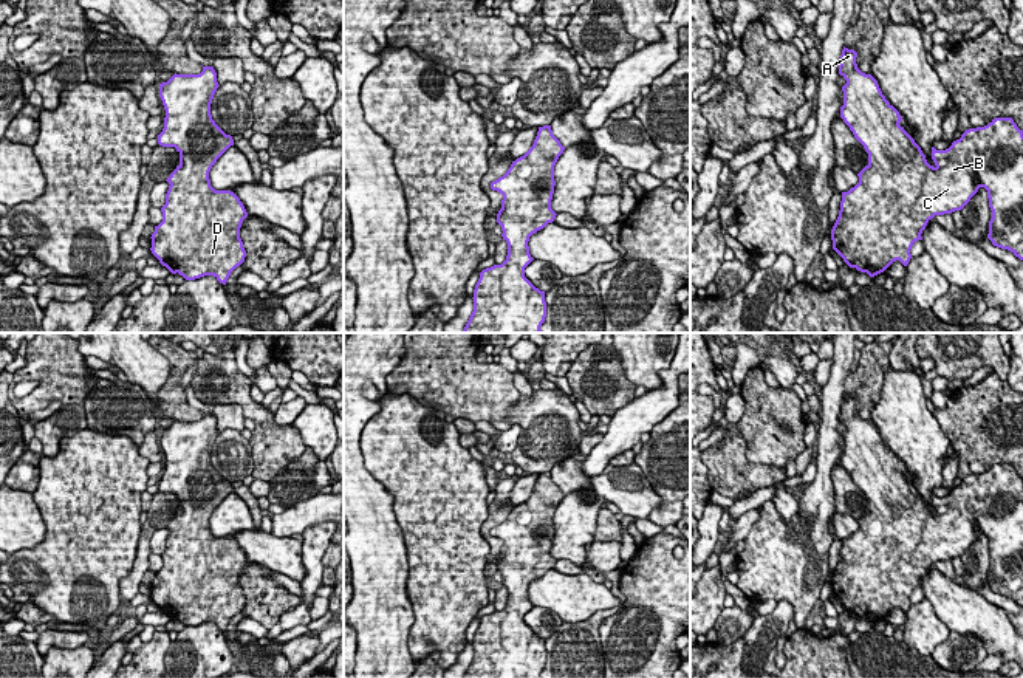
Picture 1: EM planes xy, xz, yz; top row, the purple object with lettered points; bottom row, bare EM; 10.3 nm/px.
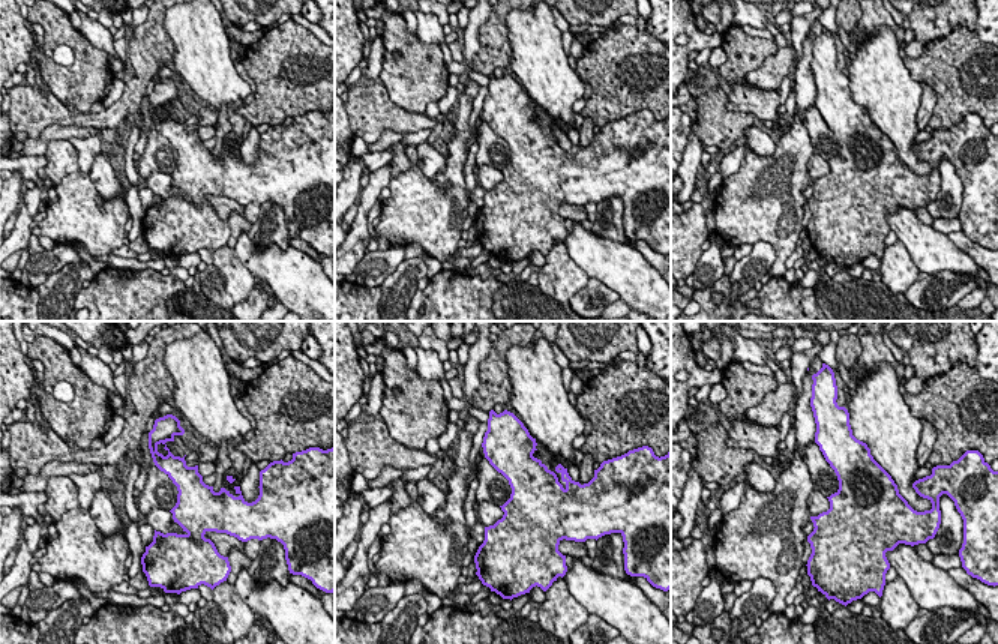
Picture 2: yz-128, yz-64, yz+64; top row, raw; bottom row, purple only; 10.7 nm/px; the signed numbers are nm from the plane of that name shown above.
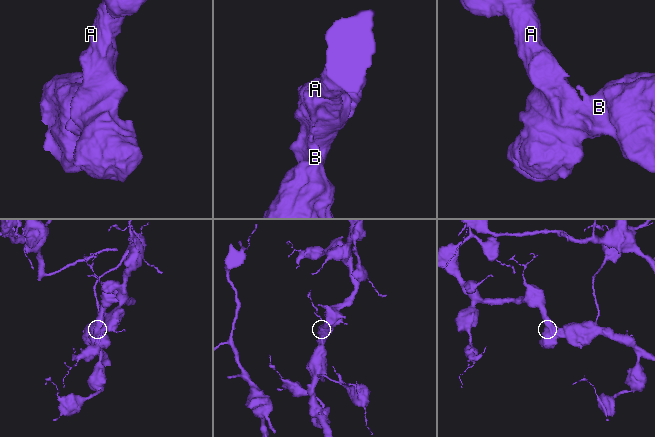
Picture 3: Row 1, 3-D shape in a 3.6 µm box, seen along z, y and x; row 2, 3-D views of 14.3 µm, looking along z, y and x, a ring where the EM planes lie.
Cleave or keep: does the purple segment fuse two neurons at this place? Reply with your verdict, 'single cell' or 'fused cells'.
single cell

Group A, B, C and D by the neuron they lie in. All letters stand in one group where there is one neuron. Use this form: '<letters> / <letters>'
A B C D

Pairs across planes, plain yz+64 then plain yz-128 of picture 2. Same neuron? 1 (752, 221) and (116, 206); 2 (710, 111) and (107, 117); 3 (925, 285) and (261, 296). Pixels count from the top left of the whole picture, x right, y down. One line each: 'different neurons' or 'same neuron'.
1: same neuron
2: same neuron
3: same neuron

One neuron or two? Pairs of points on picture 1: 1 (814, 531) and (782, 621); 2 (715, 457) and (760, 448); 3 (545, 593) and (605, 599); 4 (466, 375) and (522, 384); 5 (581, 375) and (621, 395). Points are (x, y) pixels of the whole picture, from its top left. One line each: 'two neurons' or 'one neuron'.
1: two neurons
2: two neurons
3: one neuron
4: two neurons
5: one neuron

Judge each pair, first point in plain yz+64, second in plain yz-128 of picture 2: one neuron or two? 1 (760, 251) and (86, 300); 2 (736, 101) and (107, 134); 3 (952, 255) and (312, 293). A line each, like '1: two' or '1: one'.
1: two
2: two
3: one

